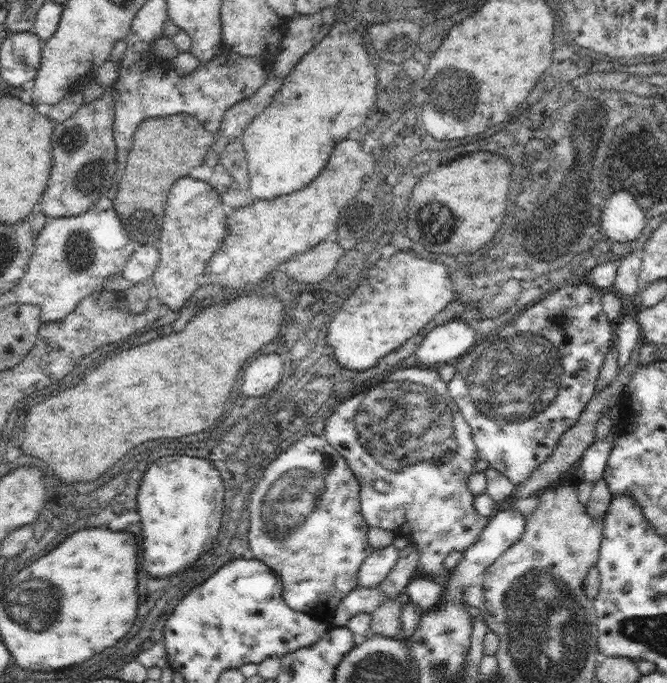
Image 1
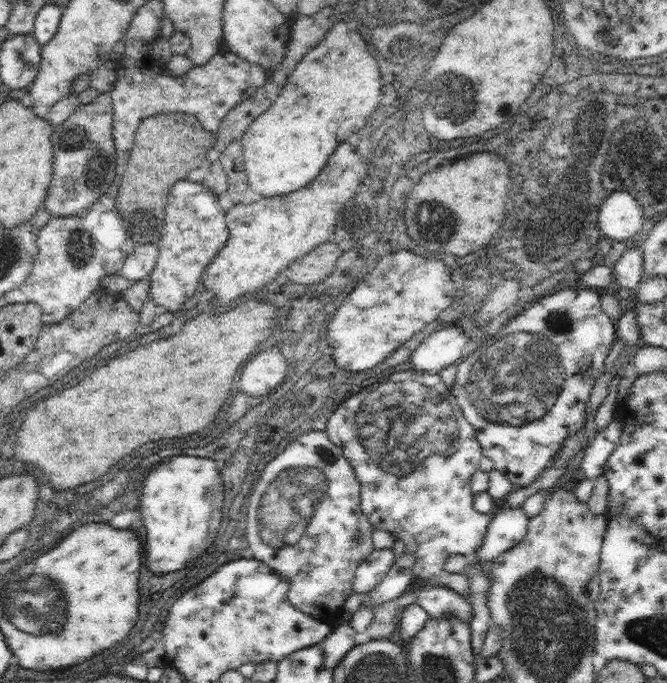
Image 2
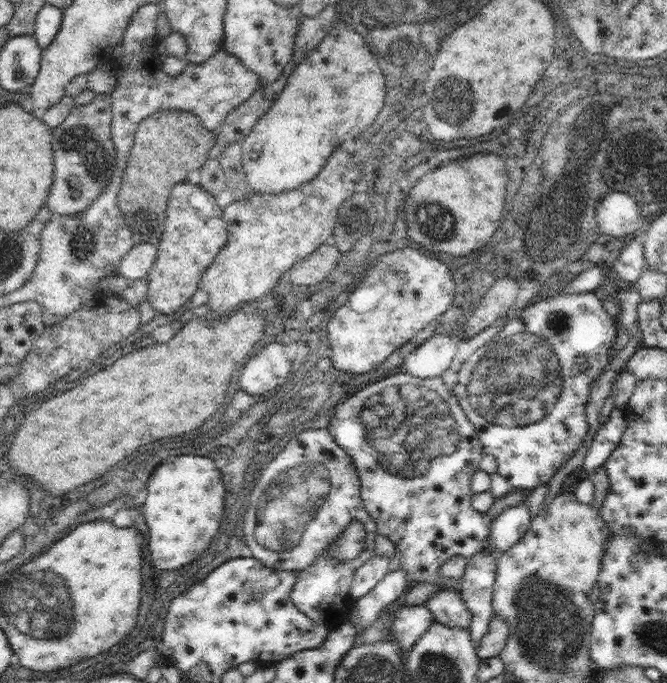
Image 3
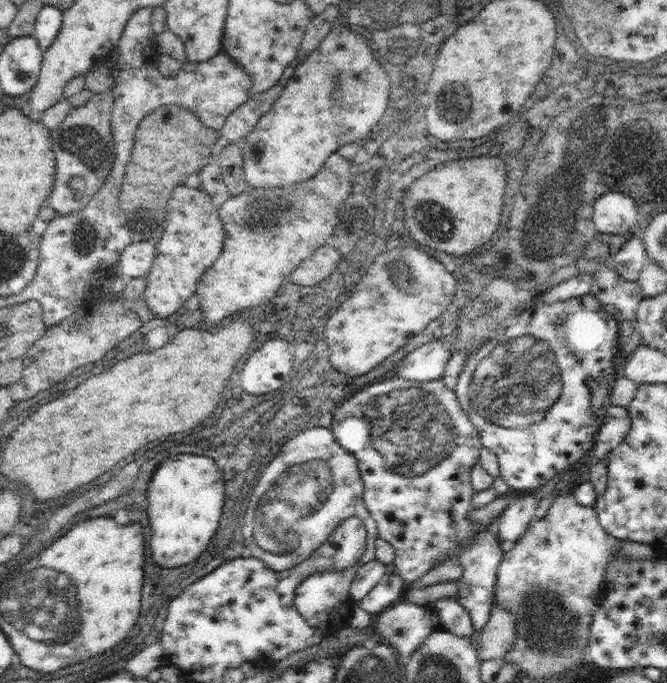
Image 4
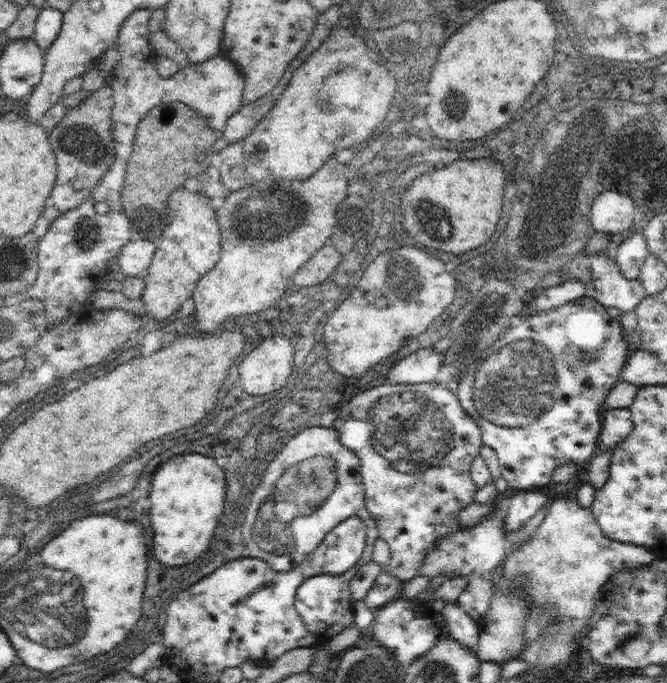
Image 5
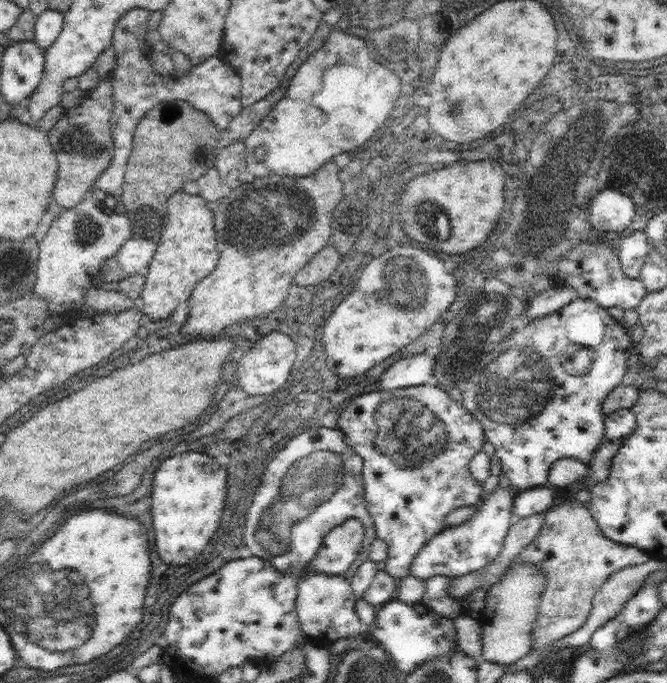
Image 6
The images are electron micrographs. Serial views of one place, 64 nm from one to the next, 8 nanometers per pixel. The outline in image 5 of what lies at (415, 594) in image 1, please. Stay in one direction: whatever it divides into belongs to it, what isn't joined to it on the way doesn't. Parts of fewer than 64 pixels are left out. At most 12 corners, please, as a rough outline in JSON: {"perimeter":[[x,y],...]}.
{"perimeter":[[456,601],[440,614],[450,637],[475,651],[482,624]]}

